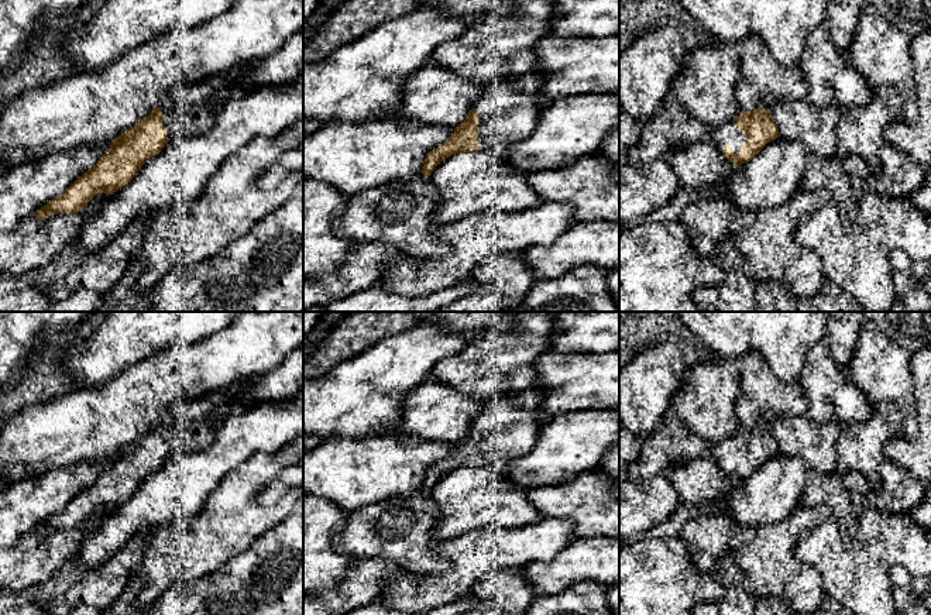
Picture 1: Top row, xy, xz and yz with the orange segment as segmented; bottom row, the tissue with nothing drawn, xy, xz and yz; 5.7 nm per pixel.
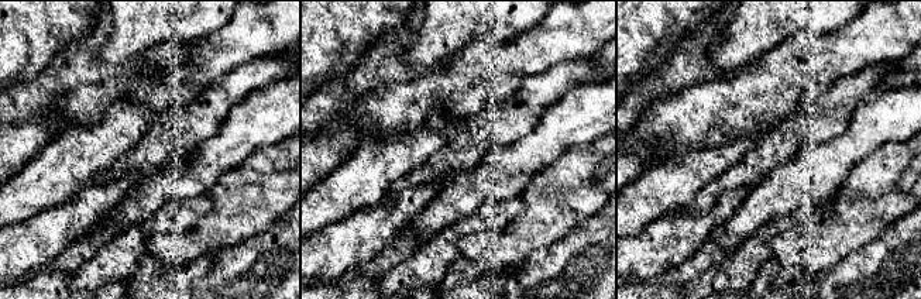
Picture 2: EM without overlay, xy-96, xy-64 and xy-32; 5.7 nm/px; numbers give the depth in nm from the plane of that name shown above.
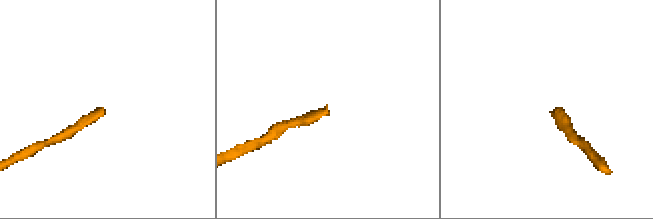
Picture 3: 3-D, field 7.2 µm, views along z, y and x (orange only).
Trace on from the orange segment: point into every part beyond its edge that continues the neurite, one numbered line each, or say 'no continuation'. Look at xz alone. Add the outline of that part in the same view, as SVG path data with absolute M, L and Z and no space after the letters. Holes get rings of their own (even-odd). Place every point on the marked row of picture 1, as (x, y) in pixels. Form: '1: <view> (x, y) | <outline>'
1: xz (508, 110) | M533 71L484 83L471 109L478 113L480 151L504 150L535 130L540 113L552 103L540 92L543 80L544 75Z

